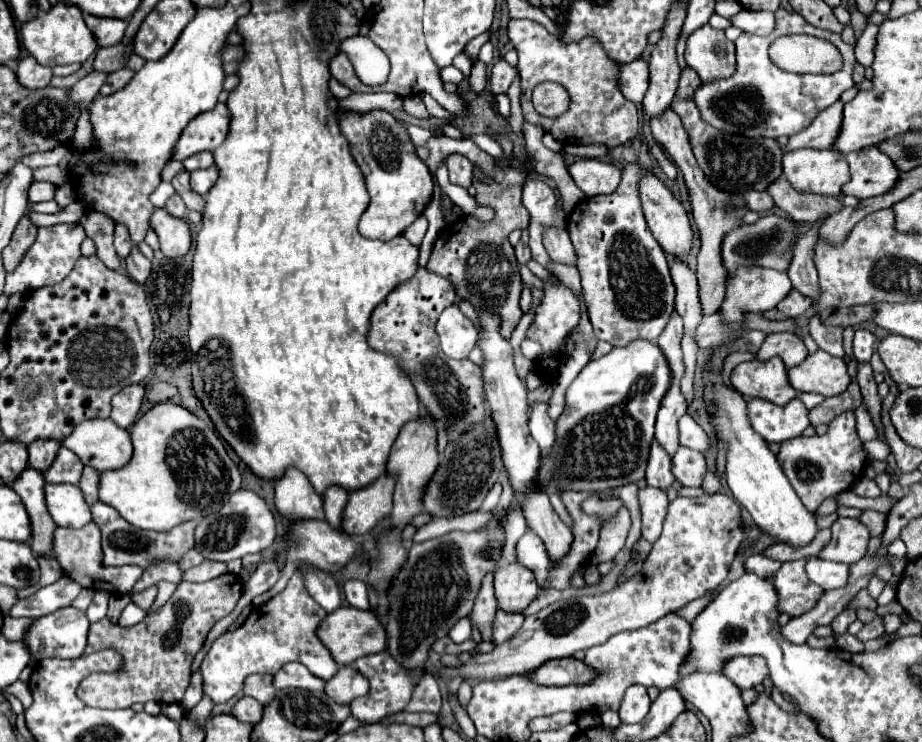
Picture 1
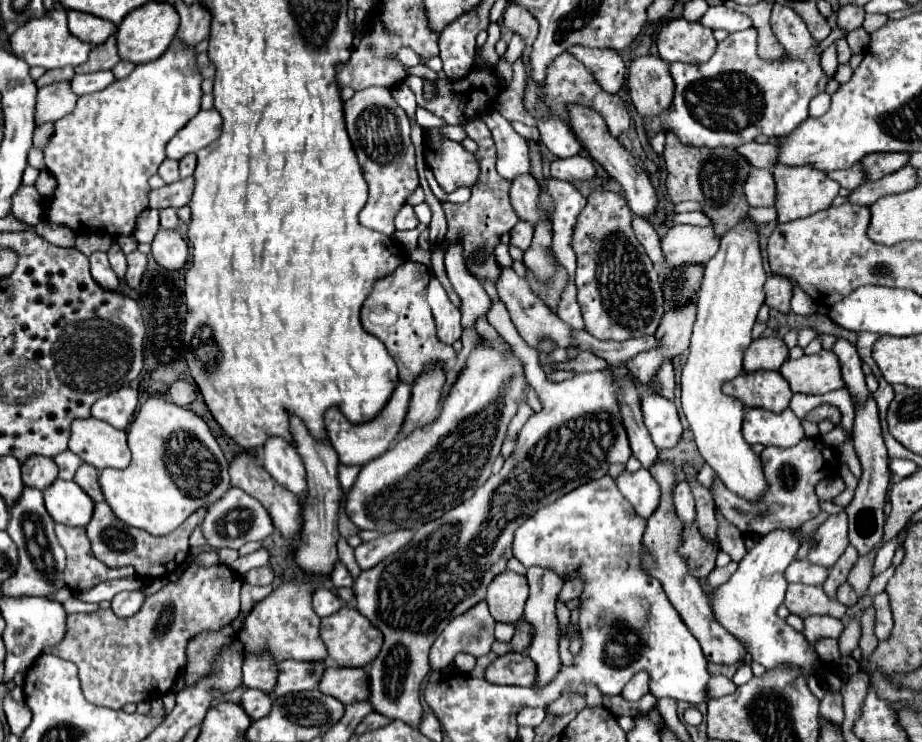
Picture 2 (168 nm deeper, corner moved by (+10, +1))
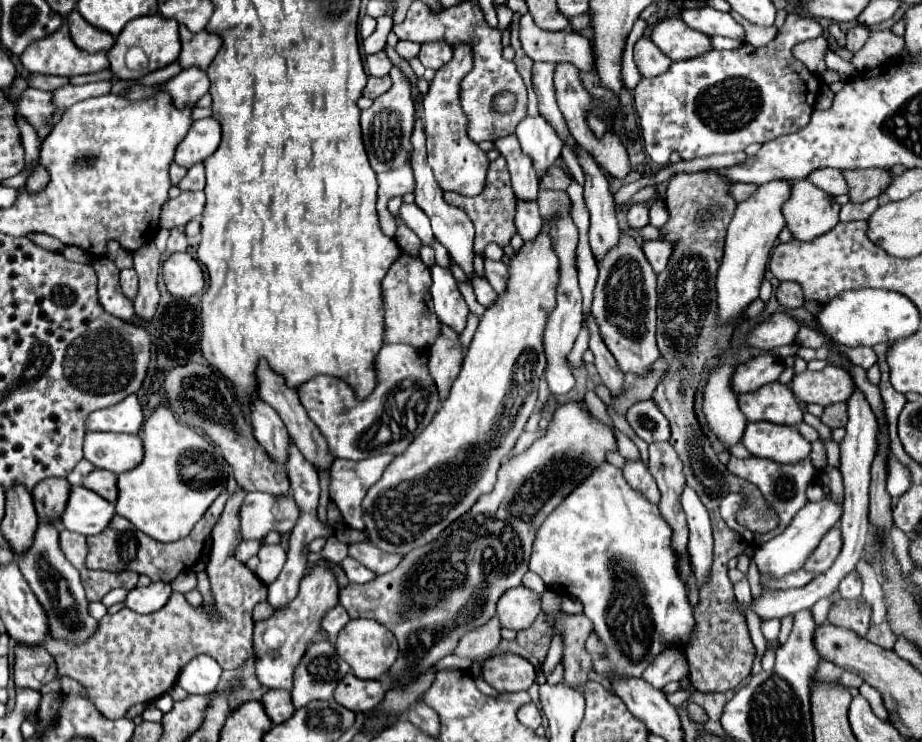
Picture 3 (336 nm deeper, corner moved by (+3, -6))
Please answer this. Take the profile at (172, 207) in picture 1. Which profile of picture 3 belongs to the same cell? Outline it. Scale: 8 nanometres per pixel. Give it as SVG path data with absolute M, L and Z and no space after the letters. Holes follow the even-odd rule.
M171 229L171 237L167 241L167 253L177 253L177 251L185 251L187 249L187 237L181 229Z

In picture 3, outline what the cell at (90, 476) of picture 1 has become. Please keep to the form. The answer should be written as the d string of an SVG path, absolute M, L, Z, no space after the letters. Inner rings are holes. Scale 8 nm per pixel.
M93 469L93 471L85 477L83 485L85 485L87 489L95 491L97 495L101 495L103 499L115 503L115 499L117 499L115 481L117 481L117 475L115 475L115 473L109 473L109 471L105 471L105 469Z

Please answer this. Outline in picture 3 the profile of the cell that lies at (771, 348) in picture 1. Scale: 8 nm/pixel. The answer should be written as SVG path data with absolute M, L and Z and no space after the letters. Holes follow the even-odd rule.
M761 353L737 367L733 377L733 389L735 393L755 391L769 381L777 381L781 371L783 365L771 353Z

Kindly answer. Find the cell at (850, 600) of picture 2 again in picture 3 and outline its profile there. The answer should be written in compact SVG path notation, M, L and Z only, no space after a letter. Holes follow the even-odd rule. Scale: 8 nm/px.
M851 571L841 583L839 583L839 597L843 597L843 599L857 599L857 597L861 597L861 579L859 579L859 575L857 575L857 571Z

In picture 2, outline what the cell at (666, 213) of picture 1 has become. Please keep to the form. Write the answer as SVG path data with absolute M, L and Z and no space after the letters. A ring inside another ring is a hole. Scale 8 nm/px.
M568 104L566 106L568 110L568 116L570 116L570 124L572 124L572 130L574 134L578 136L578 140L582 142L582 146L586 148L586 152L590 154L590 158L594 162L598 162L606 174L610 178L614 178L616 182L620 182L624 186L624 192L626 192L626 202L630 206L630 210L636 214L636 216L648 216L654 212L656 208L656 192L652 188L652 182L650 178L646 176L646 172L636 164L634 156L618 142L616 136L610 134L606 122L602 120L602 116L594 110L594 108L588 108L588 106L582 106L582 104Z

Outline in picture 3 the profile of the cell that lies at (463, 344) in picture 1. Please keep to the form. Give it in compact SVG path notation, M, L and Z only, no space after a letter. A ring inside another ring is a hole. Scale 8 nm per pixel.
M439 265L431 267L431 277L433 277L431 297L433 297L437 317L441 319L443 325L461 333L465 329L469 309L467 309L467 303L463 301L459 289L457 289L455 277Z

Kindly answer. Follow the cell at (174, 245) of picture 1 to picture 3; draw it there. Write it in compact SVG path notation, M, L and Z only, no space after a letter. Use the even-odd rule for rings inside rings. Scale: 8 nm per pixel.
M189 253L169 255L163 261L163 281L175 297L191 297L205 285L201 265Z

